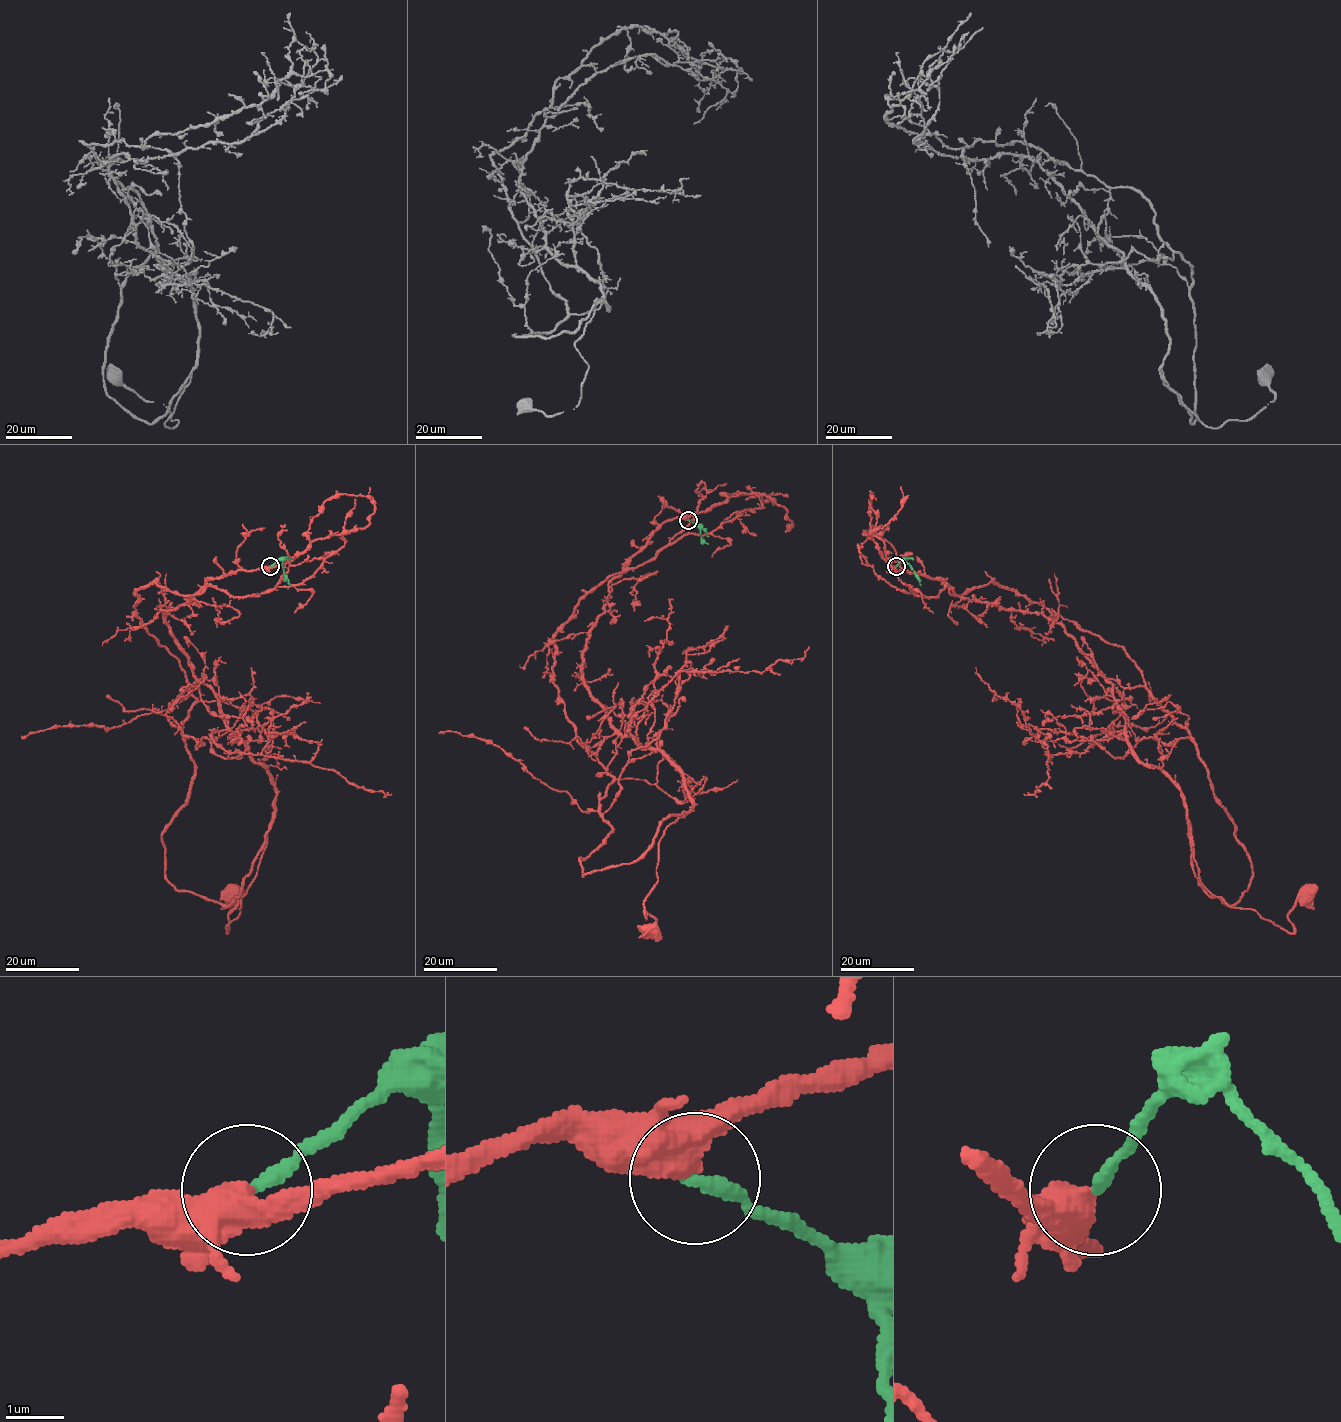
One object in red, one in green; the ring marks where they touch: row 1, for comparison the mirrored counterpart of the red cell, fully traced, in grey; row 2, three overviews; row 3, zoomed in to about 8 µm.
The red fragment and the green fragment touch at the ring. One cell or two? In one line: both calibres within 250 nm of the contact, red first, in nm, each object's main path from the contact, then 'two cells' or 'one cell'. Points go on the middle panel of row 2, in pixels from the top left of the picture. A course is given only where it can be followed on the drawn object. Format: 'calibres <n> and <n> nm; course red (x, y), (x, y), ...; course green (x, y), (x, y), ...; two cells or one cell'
calibres 420 and 240 nm; course red (688, 520), (666, 520), (609, 584), (584, 653), (610, 723), (657, 748), (693, 801), (660, 840), (651, 931); course green (688, 520), (698, 527), (708, 544); one cell

